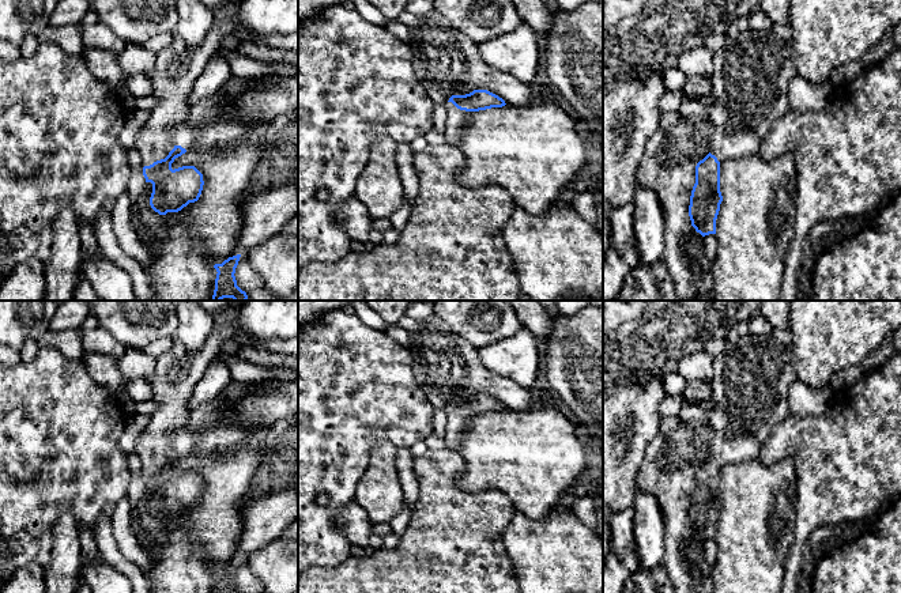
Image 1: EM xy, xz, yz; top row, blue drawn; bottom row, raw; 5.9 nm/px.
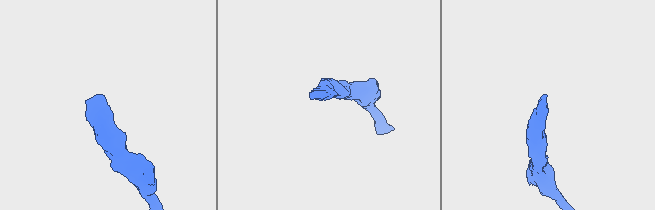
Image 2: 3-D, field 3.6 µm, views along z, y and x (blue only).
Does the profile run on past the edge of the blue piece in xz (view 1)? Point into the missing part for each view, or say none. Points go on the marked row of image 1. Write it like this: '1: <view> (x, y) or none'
1: xz (456, 119)

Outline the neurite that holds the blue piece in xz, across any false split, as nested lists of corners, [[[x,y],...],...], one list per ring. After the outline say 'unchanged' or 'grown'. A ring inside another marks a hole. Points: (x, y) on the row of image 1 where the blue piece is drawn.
[[[474,90],[465,95],[452,95],[445,103],[445,143],[459,147],[461,132],[470,112],[505,106],[505,101],[487,90]]]; grown

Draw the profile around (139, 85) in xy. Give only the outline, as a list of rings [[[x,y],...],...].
[[[136,73],[125,79],[125,87],[135,98],[151,95],[151,82],[148,76]]]

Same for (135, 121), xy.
[[[135,109],[133,112],[127,113],[127,120],[120,133],[120,141],[127,150],[136,148],[136,137],[147,124],[150,116],[151,110],[142,109]]]

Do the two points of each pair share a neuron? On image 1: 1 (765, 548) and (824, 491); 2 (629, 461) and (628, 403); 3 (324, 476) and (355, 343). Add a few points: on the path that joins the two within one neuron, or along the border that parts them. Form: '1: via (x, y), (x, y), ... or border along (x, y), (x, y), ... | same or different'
1: border along (794, 502), (795, 537), (798, 540) | different
2: via (633, 446), (633, 438), (637, 434), (636, 418) | same
3: via (328, 444), (335, 376) | same

